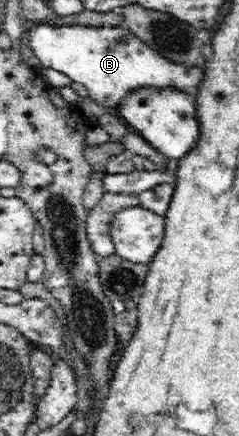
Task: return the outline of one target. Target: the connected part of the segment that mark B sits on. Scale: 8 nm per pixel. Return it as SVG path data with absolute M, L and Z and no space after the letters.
M41 22L27 34L29 45L40 60L41 69L55 69L72 81L81 83L88 91L87 97L112 111L131 90L173 86L195 96L203 79L203 61L193 67L173 63L124 26L68 26Z

